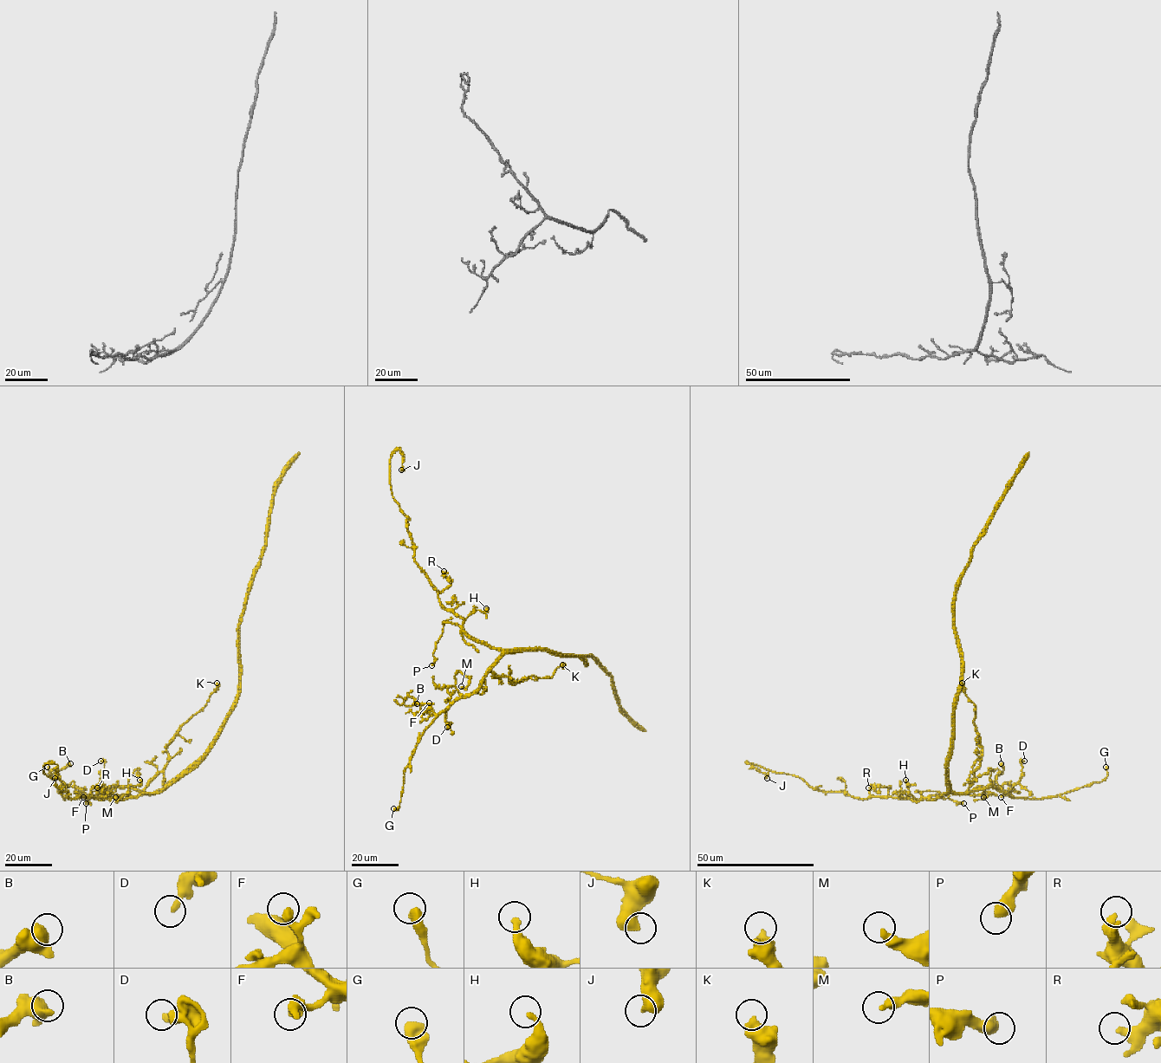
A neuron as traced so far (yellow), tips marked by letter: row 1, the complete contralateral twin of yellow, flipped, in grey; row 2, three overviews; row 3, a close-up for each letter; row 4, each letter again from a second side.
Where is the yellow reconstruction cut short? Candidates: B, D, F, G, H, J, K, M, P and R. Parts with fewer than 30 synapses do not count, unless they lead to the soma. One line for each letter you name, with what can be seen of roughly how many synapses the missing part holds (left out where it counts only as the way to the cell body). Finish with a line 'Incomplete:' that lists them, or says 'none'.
Incomplete: none

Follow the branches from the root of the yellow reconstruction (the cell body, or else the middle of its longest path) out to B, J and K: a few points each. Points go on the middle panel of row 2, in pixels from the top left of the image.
B: (549, 651), (508, 651), (473, 692), (457, 697), (437, 715), (409, 696), (404, 702), (406, 705), (417, 703)
J: (549, 651), (490, 648), (444, 606), (414, 560), (392, 495), (390, 460), (398, 450), (401, 469)
K: (549, 651), (509, 650), (490, 670), (497, 676), (506, 676), (513, 684), (530, 676), (550, 677), (562, 664)

